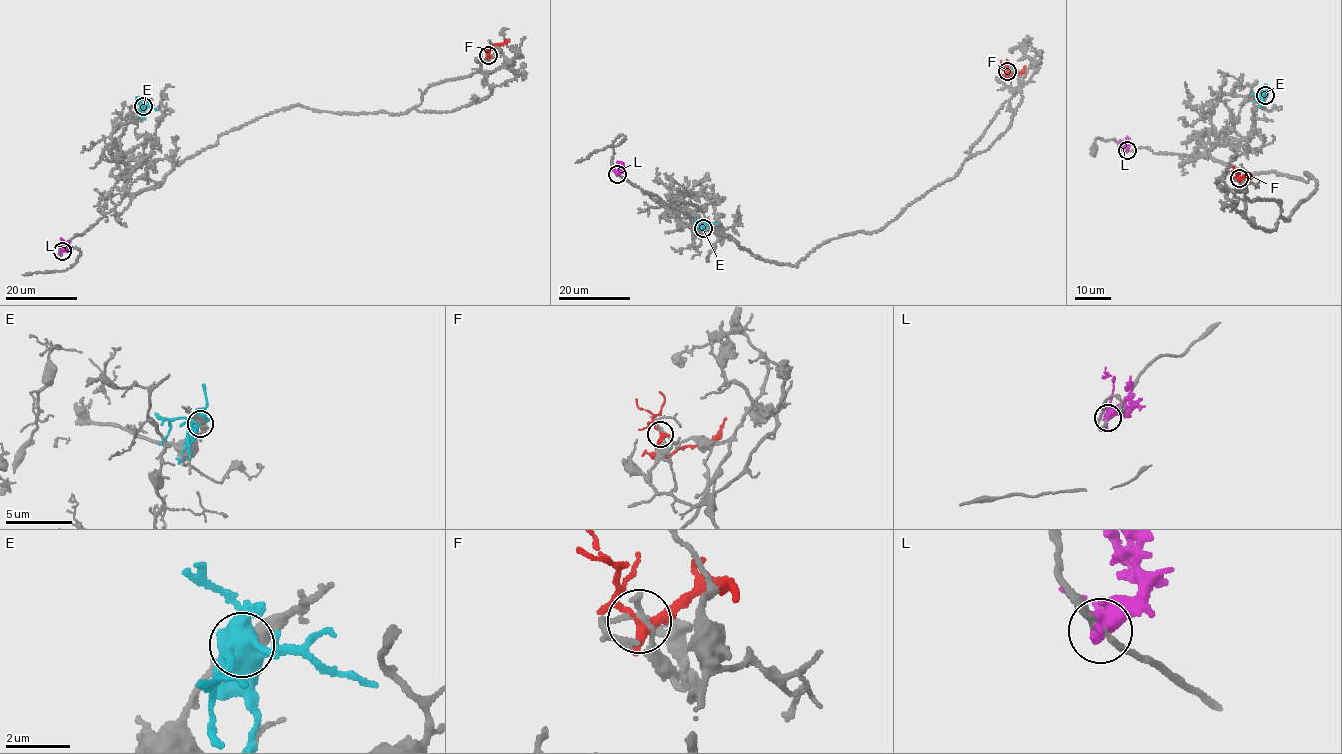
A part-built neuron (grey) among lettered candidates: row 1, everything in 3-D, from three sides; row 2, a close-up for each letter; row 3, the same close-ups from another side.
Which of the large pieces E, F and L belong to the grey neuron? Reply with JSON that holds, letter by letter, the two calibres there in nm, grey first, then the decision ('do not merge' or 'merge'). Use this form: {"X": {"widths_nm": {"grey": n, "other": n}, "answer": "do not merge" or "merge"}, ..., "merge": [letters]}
{"E": {"widths_nm": {"grey": 360, "other": 550}, "answer": "do not merge"}, "F": {"widths_nm": {"grey": 130, "other": 260}, "answer": "do not merge"}, "L": {"widths_nm": {"grey": 190, "other": 360}, "answer": "do not merge"}, "merge": []}

